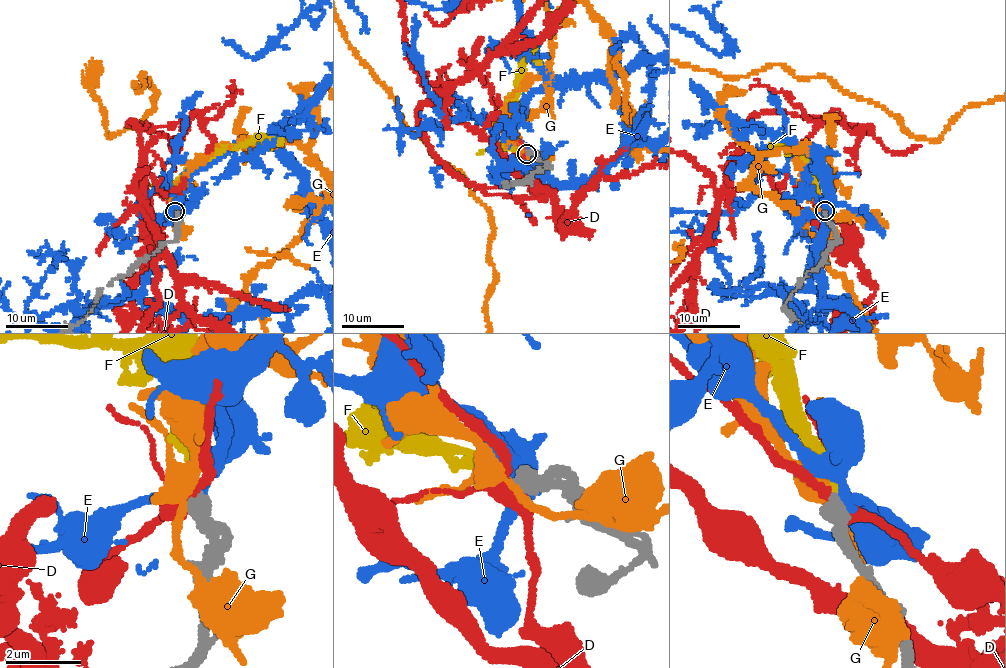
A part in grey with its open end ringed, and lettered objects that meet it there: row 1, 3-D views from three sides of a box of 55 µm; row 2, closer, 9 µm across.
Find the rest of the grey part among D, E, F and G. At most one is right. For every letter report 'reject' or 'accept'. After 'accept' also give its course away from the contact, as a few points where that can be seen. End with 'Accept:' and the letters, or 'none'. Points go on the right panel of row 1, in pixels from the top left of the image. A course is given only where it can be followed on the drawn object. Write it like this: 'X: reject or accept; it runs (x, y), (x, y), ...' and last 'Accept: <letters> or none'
D: reject
E: reject
F: accept
G: reject
Accept: F

